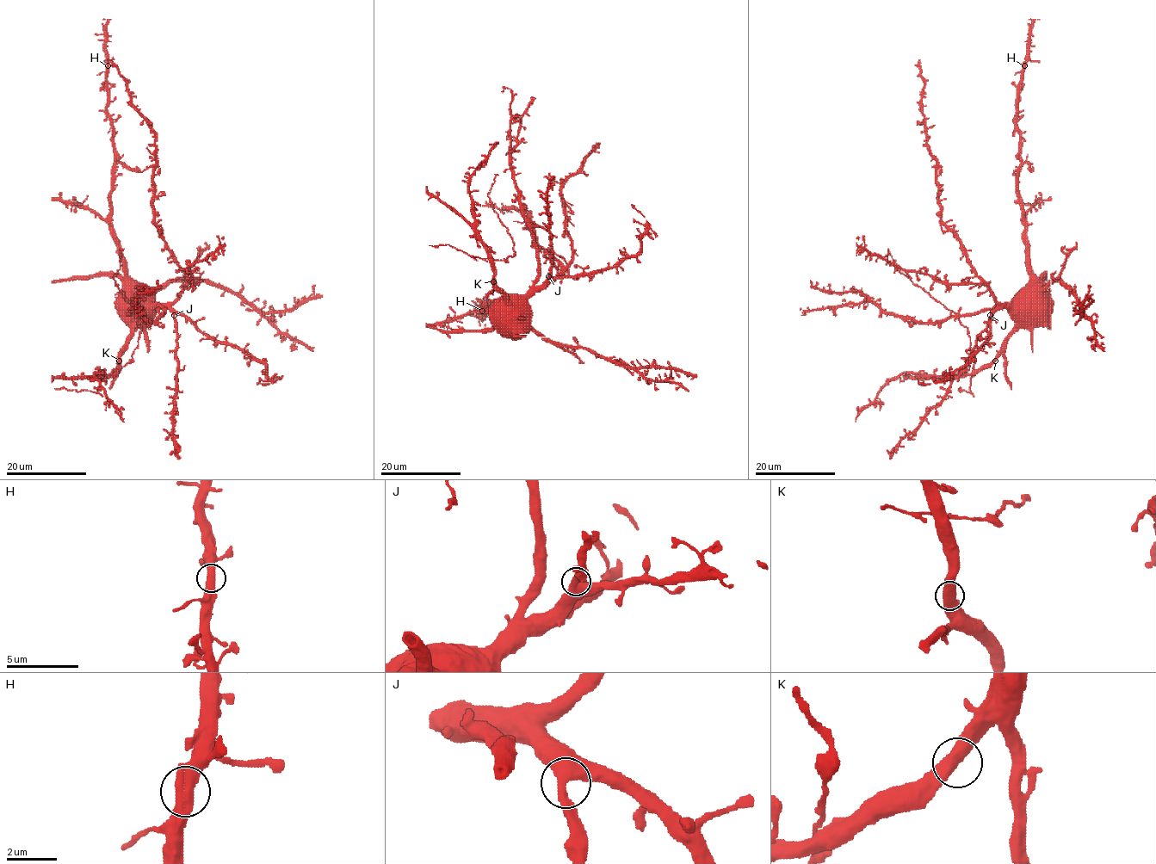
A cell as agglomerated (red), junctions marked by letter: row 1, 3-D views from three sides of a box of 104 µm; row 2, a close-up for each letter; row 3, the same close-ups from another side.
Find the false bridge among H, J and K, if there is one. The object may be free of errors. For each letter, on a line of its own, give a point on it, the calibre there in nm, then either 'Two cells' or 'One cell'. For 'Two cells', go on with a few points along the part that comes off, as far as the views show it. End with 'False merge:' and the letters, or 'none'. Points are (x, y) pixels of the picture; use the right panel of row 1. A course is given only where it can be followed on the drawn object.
H: Place: (1024, 65). Thickness 550 nm. One cell
J: Place: (990, 315). Thickness 500 nm. One cell
K: Place: (995, 361). Thickness 550 nm. One cell
False merge: none

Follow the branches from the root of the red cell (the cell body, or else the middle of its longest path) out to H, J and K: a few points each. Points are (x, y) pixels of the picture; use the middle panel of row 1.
H: (510, 305), (517, 321), (503, 320), (488, 311), (485, 303), (481, 304), (482, 311)
J: (510, 305), (516, 305), (523, 310), (527, 299), (548, 276)
K: (510, 305), (507, 312), (506, 298), (493, 281)

